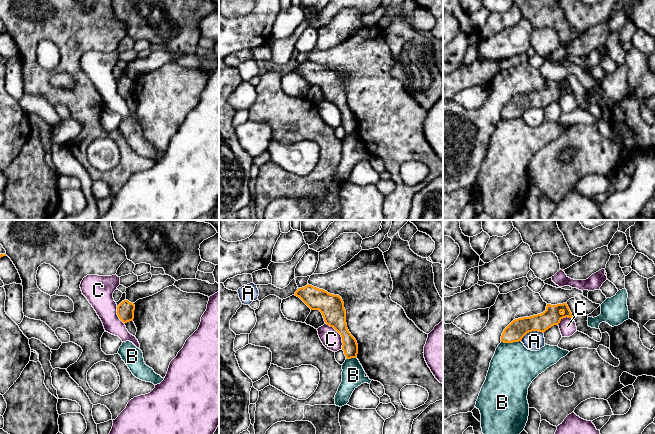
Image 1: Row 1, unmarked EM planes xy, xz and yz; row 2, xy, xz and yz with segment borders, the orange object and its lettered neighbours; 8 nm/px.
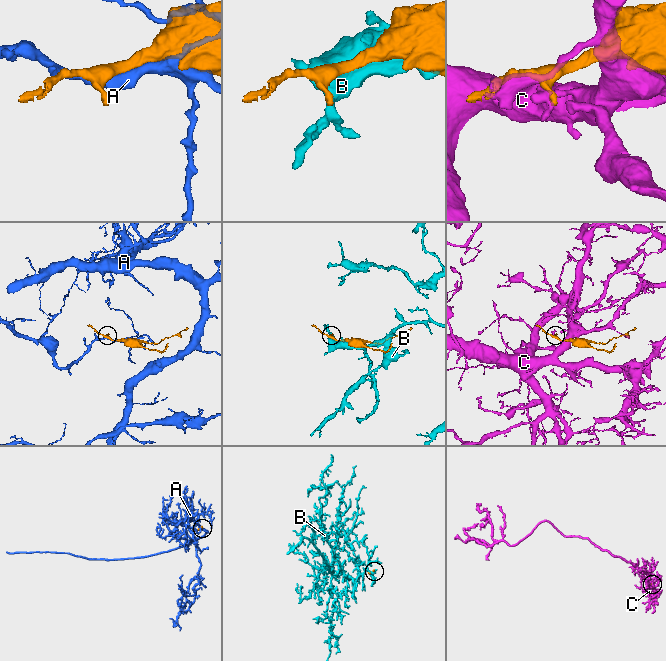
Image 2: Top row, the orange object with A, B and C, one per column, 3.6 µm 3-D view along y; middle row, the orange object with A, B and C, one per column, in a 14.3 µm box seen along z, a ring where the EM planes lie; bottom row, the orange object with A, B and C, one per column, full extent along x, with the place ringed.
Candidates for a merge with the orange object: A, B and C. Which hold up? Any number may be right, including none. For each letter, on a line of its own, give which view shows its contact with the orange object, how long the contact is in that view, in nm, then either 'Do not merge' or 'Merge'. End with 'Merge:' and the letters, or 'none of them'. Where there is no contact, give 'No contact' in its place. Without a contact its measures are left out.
A: Touches orange in yz. Shared border 200 nm. Do not merge
B: Touches orange in yz. Shared border 160 nm. Do not merge
C: Touches orange in xz. Shared border 240 nm. Do not merge
Merge: none of them

